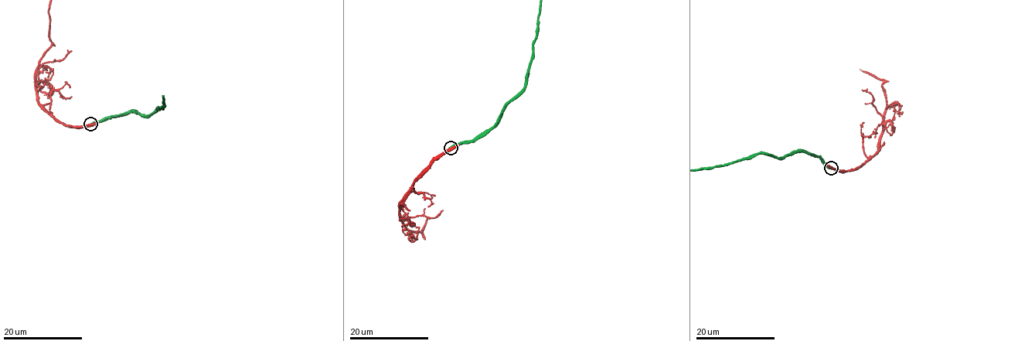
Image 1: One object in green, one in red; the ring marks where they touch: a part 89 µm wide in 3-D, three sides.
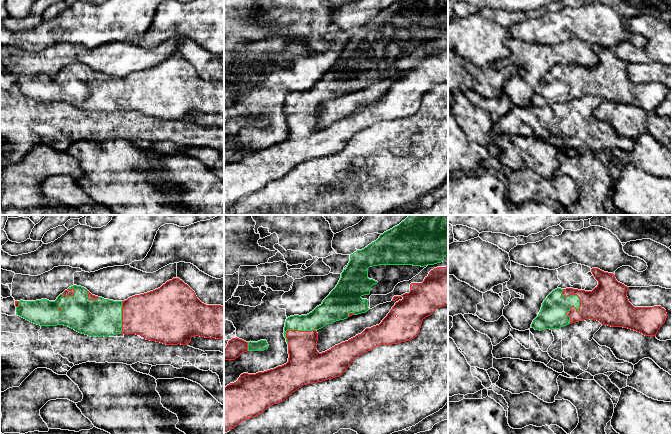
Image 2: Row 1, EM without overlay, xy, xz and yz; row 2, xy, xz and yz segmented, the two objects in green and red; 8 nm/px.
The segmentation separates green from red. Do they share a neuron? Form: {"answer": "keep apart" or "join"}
{"answer": "join"}

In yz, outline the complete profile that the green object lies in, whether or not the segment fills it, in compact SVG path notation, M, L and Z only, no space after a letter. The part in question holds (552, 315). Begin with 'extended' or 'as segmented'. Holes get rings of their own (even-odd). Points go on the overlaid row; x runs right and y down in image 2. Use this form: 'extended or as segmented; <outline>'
extended; M592 268L591 272L598 281L598 285L592 291L573 288L553 290L542 303L541 310L533 320L531 327L540 331L544 329L553 330L590 319L597 320L602 325L628 328L645 336L656 336L667 318L664 308L661 306L634 307L627 297L629 287L618 282L613 273L604 272L598 268Z

